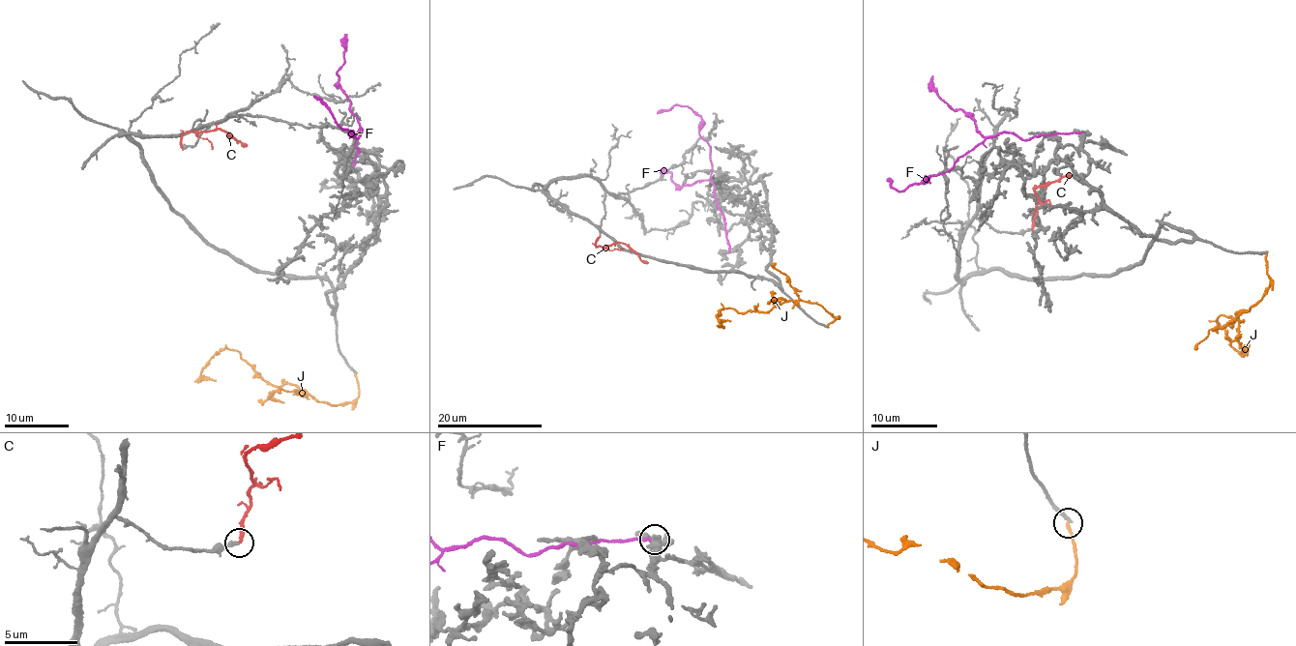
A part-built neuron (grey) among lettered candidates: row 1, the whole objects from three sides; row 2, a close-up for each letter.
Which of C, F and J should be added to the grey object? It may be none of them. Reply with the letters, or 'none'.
C

